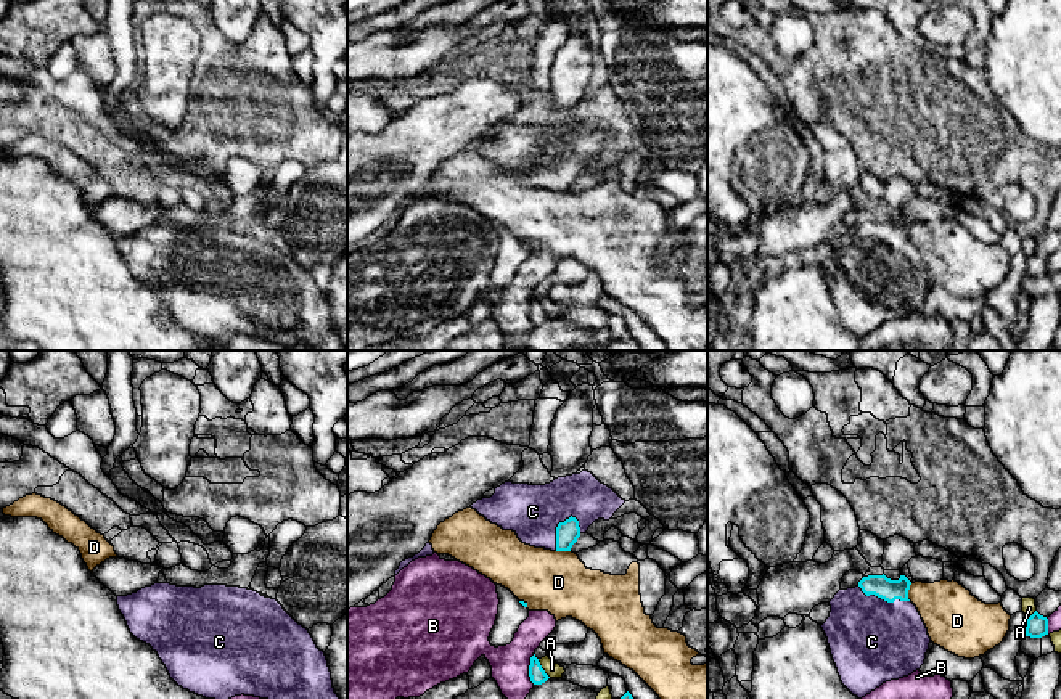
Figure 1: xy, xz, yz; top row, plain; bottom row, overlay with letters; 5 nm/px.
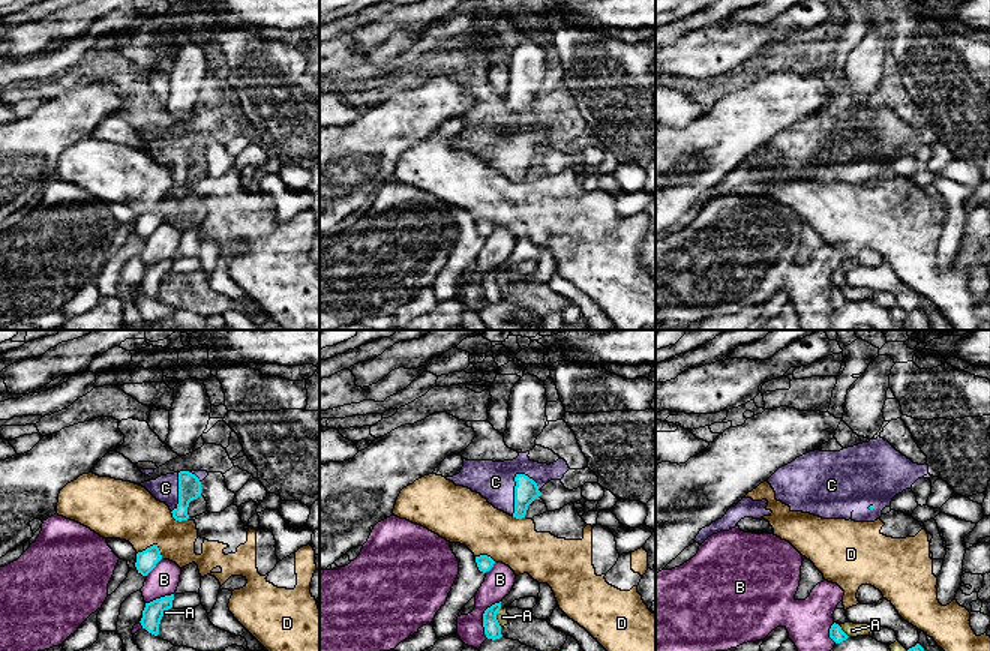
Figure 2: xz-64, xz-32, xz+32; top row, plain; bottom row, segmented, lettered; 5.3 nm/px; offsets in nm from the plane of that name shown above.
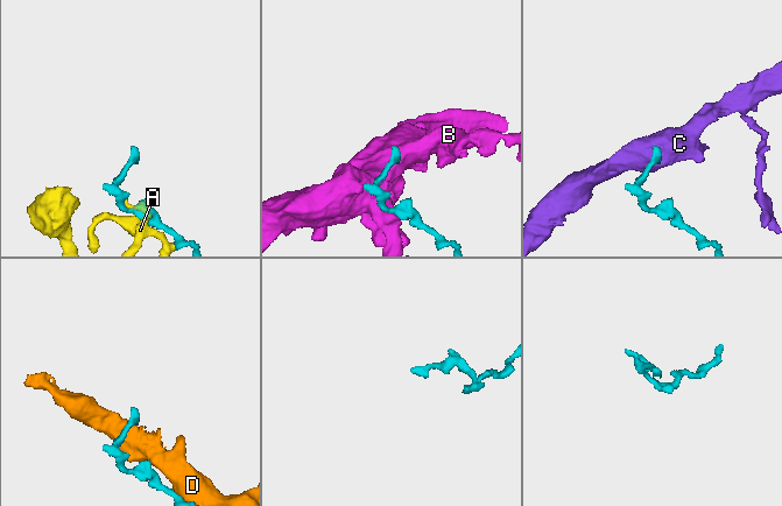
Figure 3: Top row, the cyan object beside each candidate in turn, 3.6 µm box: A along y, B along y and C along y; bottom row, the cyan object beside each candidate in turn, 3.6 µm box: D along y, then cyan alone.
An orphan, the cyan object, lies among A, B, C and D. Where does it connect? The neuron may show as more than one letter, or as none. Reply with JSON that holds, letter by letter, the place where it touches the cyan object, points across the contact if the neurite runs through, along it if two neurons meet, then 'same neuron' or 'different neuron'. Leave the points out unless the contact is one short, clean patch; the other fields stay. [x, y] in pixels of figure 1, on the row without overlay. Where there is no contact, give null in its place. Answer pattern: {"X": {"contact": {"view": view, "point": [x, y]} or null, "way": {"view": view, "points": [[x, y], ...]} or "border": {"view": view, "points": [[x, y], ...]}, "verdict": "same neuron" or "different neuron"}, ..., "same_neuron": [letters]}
{"A": {"contact": {"view": "xz", "point": [542, 309]}, "verdict": "different neuron"}, "B": {"contact": {"view": "xz", "point": [529, 309]}, "verdict": "different neuron"}, "C": {"contact": {"view": "xz", "point": [557, 169]}, "way": {"view": "xz", "points": [[568, 172], [557, 169], [544, 156], [532, 151]]}, "verdict": "same neuron"}, "D": {"contact": {"view": "yz", "point": [907, 232]}, "verdict": "different neuron"}, "same_neuron": ["C"]}

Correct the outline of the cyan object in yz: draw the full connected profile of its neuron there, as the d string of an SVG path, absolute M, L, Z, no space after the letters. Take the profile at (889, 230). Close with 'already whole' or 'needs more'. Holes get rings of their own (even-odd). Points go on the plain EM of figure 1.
M884 214L868 215L855 228L839 230L830 241L831 252L821 268L842 325L858 339L886 321L911 315L924 304L931 278L916 246L908 239L910 225L911 222L905 215L900 215L899 220L891 220Z; needs more

